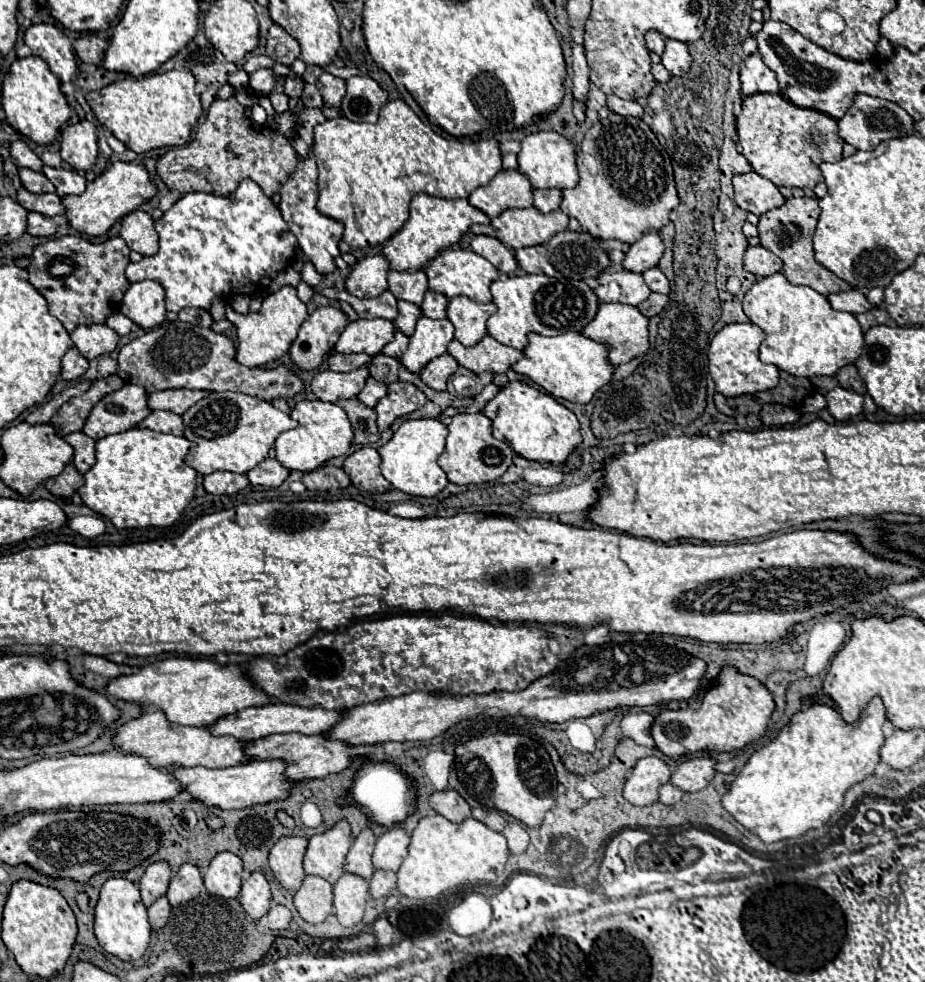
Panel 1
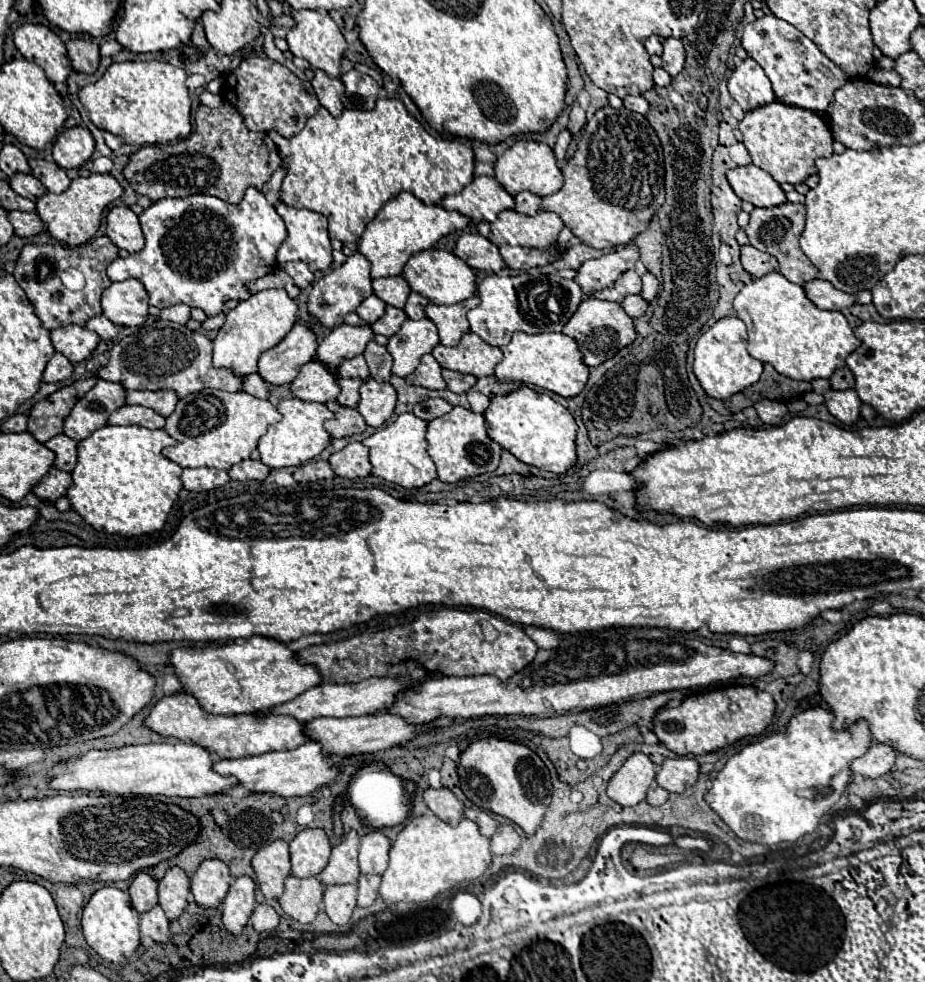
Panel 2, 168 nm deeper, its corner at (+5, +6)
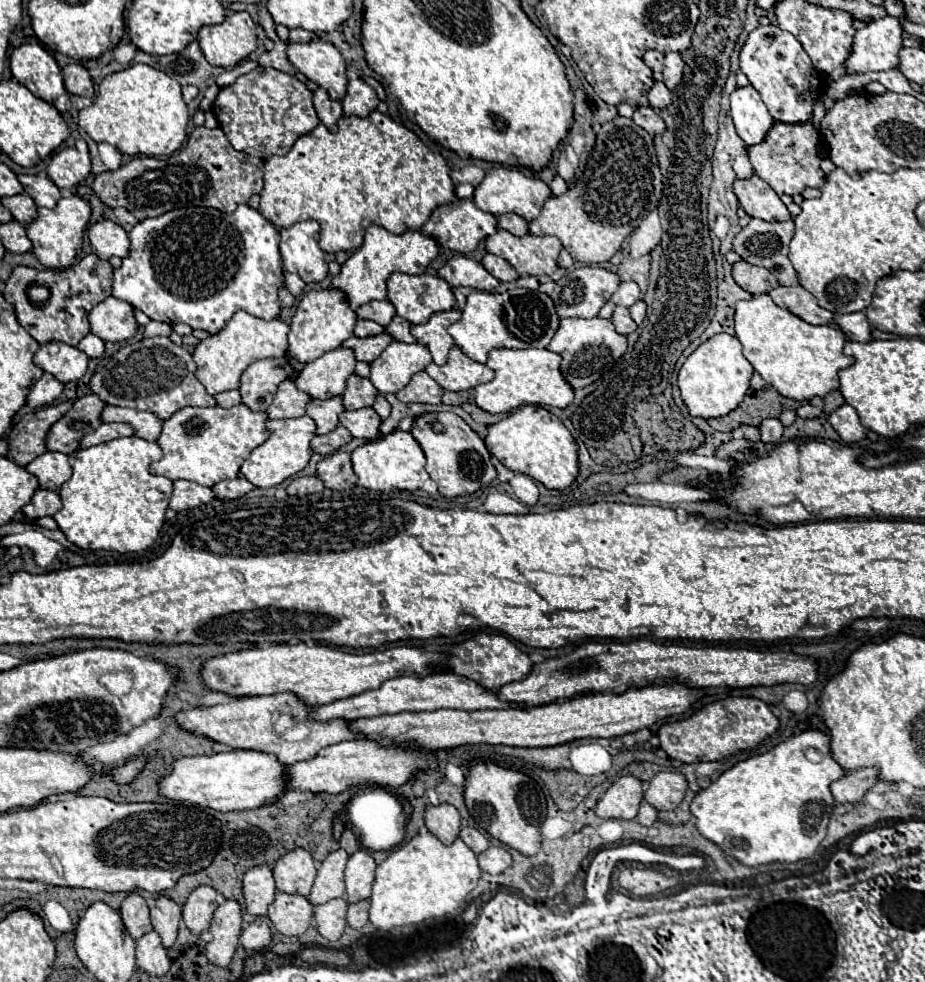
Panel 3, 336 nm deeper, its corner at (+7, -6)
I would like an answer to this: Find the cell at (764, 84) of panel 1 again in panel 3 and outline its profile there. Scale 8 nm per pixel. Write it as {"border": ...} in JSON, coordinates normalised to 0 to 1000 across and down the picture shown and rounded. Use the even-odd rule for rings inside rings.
{"border":[[[813,87],[798,89],[789,97],[789,117],[796,135],[806,150],[824,146],[824,142],[828,142],[828,133],[837,127],[837,121]]]}

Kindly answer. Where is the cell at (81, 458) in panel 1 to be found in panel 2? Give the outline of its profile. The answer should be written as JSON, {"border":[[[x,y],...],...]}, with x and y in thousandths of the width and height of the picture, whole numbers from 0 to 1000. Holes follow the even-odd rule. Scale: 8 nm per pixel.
{"border":[[[65,441],[65,443],[56,445],[54,449],[50,449],[50,455],[61,461],[58,474],[63,478],[76,482],[82,476],[82,469],[84,469],[84,449],[82,447]]]}

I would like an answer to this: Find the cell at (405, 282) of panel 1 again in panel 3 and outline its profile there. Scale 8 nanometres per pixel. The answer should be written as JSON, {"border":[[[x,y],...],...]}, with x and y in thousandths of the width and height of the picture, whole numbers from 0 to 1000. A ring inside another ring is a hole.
{"border":[[[400,307],[400,309],[391,311],[389,315],[385,315],[385,321],[387,321],[387,325],[400,325],[400,327],[406,327],[417,333],[424,327],[424,323],[428,321],[428,317],[422,307]]]}

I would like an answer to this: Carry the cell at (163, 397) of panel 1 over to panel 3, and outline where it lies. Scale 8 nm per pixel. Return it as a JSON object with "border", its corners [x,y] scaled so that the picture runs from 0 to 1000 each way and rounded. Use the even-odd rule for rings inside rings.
{"border":[[[115,412],[110,416],[110,429],[112,431],[136,431],[145,435],[145,443],[158,449],[169,449],[175,439],[175,429],[162,421],[162,419],[149,419],[149,416],[136,416],[136,414],[121,414]]]}

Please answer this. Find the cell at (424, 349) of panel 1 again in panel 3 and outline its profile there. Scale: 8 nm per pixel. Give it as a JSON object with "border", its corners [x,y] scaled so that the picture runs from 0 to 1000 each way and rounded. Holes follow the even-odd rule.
{"border":[[[424,347],[400,372],[400,388],[413,402],[430,400],[443,390],[445,382],[458,378],[463,370],[467,370],[467,362],[458,351]]]}

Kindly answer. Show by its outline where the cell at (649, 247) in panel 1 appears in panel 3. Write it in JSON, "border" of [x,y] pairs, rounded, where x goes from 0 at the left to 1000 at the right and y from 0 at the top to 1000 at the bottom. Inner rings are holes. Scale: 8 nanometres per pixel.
{"border":[[[634,270],[614,276],[605,286],[601,286],[601,292],[597,296],[599,313],[603,317],[603,323],[644,323],[651,311],[662,302],[662,298],[668,294],[670,282],[666,278],[659,278],[646,270]]]}

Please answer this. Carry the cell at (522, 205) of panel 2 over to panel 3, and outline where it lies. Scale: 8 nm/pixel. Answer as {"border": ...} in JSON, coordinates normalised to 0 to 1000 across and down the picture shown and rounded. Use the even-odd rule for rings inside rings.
{"border":[[[547,217],[547,219],[538,219],[538,231],[558,239],[558,241],[566,241],[571,239],[571,225],[566,225],[564,221],[556,219],[556,217]]]}

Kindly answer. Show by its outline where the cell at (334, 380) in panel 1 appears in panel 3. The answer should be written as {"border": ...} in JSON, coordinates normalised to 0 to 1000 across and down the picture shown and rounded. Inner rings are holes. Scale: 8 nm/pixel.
{"border":[[[309,386],[301,392],[301,400],[294,412],[288,416],[290,427],[311,427],[311,425],[326,425],[335,402],[320,396],[316,386]]]}

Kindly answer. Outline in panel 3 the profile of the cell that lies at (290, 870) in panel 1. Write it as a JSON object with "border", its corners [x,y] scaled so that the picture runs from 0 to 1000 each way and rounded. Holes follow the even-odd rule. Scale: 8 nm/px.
{"border":[[[290,881],[272,883],[262,897],[262,909],[264,909],[264,924],[270,932],[285,934],[290,928],[290,922],[296,918],[298,903],[294,885]]]}

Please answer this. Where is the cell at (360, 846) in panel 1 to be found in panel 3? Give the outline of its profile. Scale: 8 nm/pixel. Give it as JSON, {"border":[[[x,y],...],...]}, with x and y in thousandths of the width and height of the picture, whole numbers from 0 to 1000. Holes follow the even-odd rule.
{"border":[[[372,865],[359,867],[344,883],[342,897],[333,911],[337,922],[348,922],[357,915],[372,911],[372,883],[376,877],[376,869]]]}

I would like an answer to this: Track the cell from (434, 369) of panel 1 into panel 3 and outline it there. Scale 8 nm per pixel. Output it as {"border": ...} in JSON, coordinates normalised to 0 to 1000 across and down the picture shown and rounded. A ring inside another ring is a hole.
{"border":[[[454,378],[445,384],[445,388],[428,400],[428,404],[437,410],[465,410],[465,412],[474,412],[476,404],[478,404],[480,396],[461,380]]]}

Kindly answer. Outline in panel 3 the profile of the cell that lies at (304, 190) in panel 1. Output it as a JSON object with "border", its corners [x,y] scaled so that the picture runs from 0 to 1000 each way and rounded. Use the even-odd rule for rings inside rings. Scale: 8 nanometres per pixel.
{"border":[[[337,223],[303,235],[307,276],[324,280],[329,288],[346,288],[355,280],[352,262],[344,249],[344,237],[346,229]]]}

